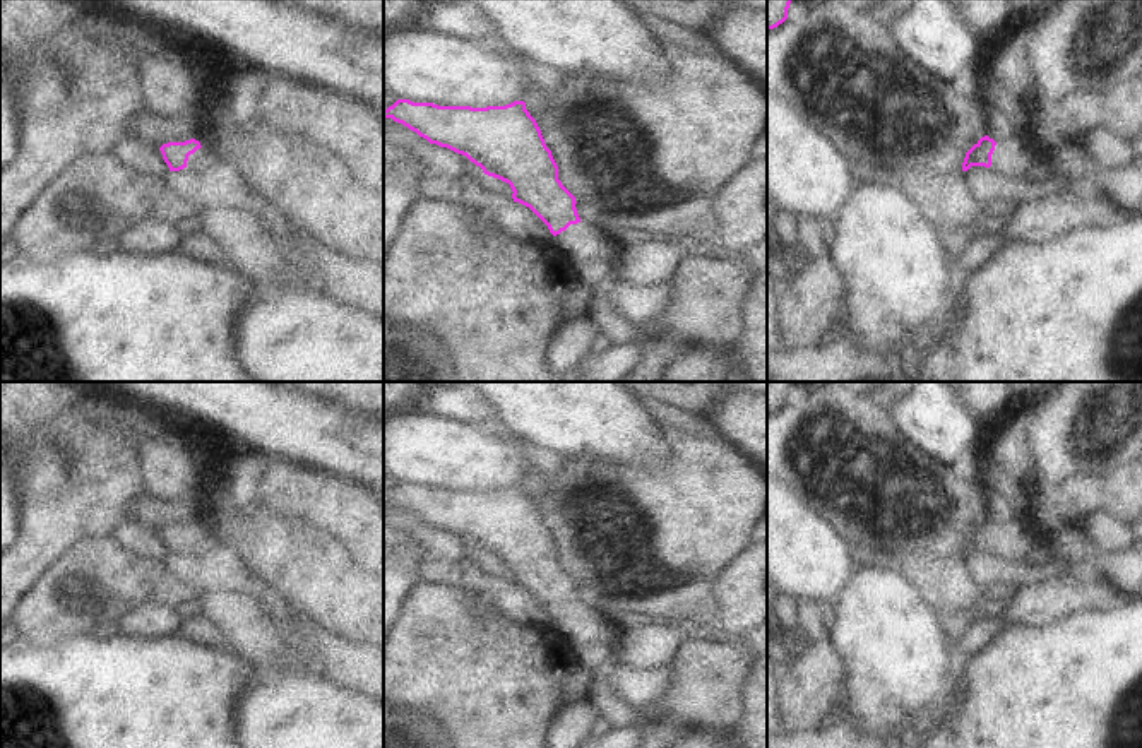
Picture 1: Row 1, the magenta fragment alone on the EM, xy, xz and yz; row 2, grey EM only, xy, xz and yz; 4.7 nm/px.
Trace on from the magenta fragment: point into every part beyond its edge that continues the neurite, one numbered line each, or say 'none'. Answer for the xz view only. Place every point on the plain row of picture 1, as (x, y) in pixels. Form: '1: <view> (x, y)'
1: xz (581, 625)

